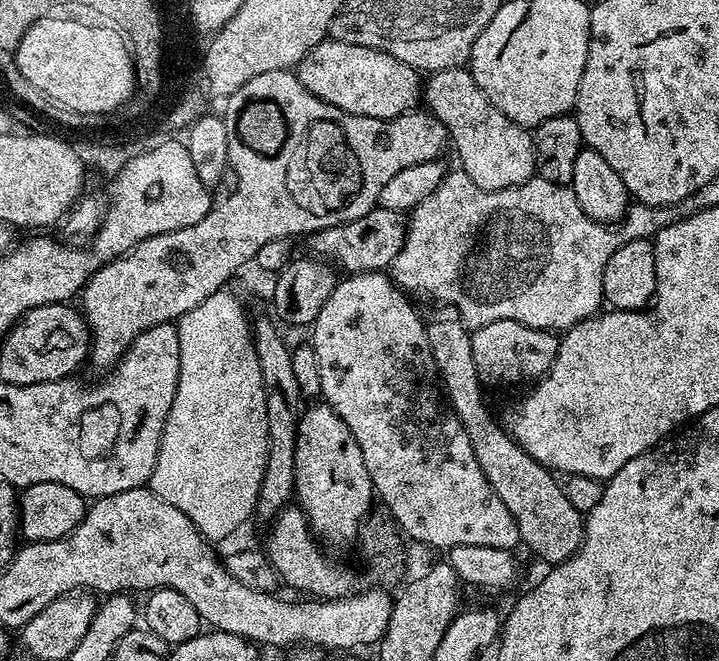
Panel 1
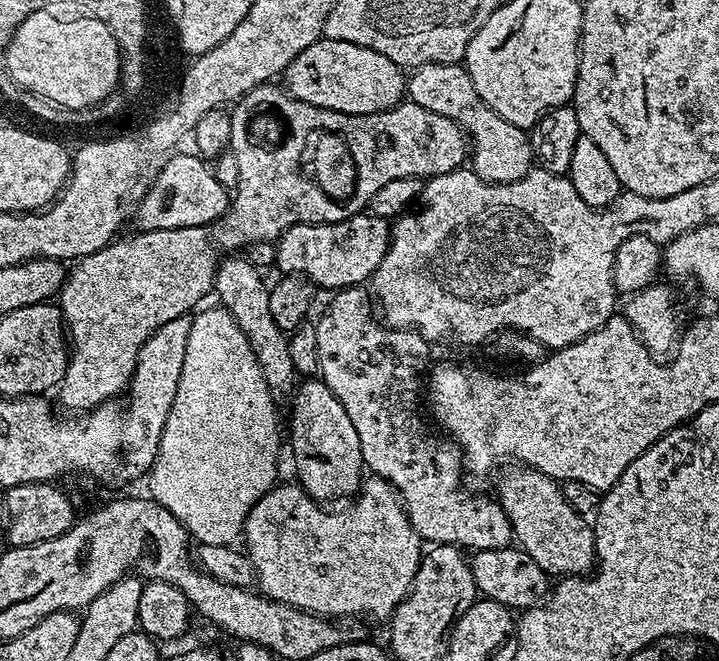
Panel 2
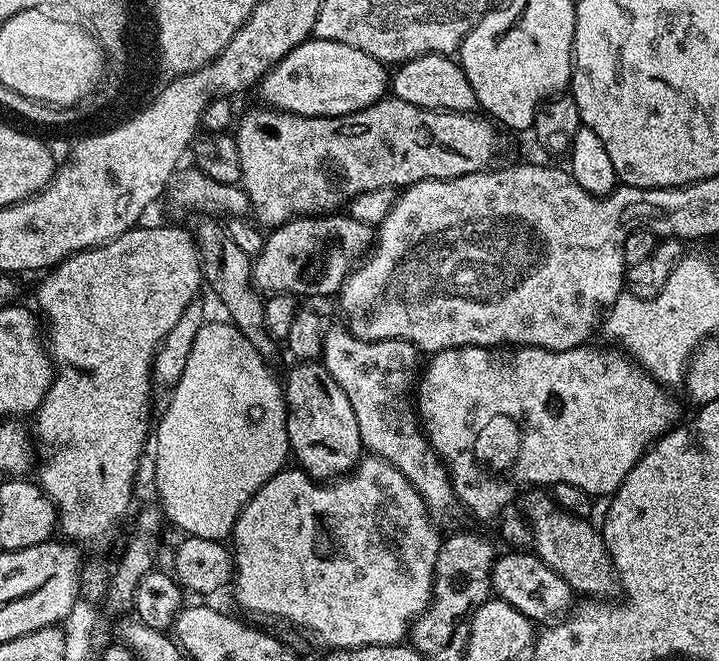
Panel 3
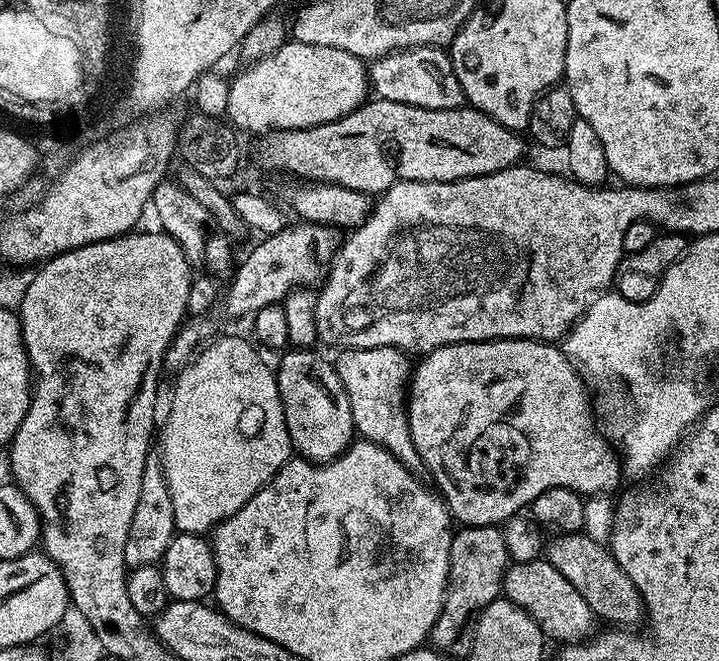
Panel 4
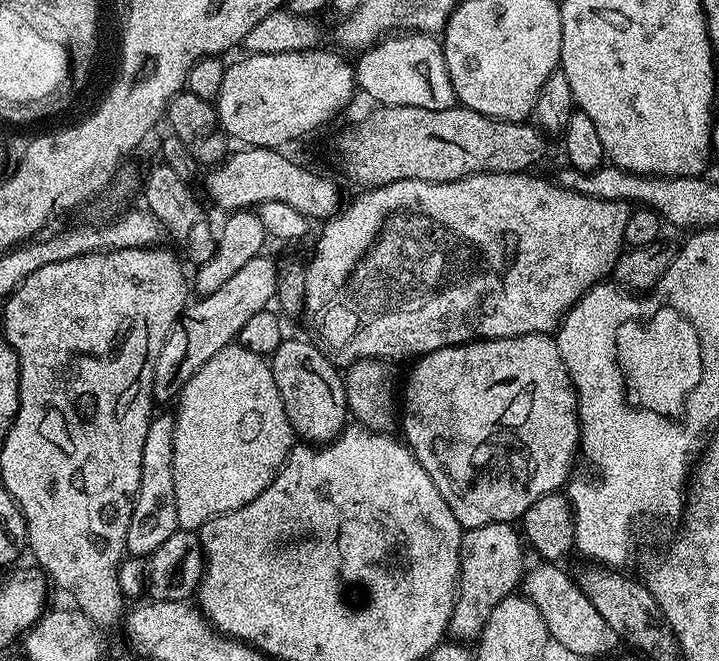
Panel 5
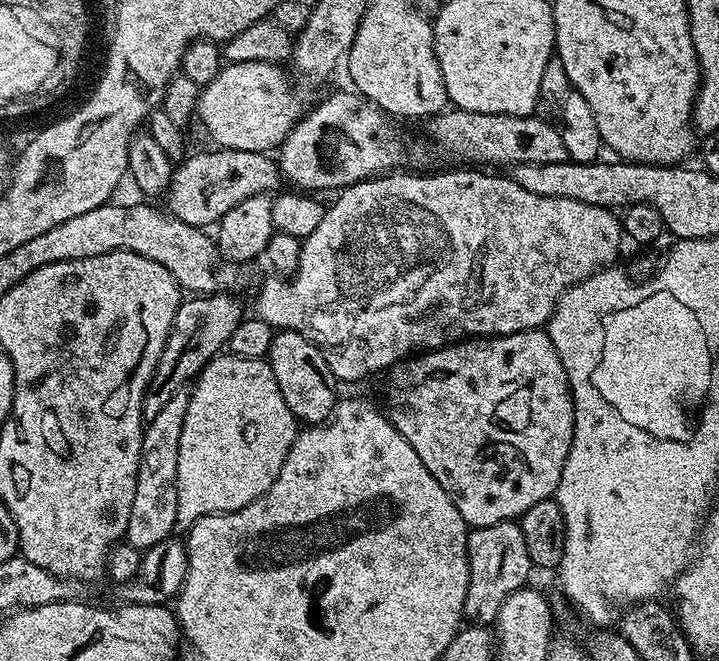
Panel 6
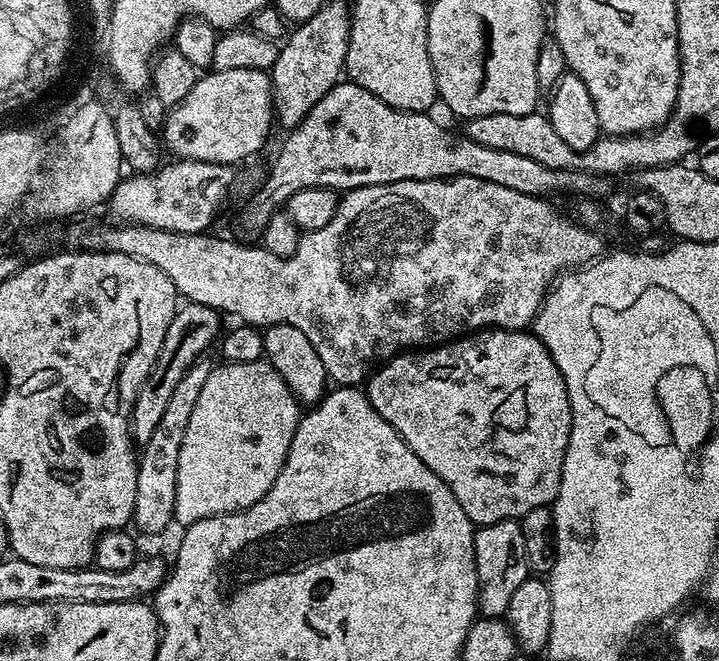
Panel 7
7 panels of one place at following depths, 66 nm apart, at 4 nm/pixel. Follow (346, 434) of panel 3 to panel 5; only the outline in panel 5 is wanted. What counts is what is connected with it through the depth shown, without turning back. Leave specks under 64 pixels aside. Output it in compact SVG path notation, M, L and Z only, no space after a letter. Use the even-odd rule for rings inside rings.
M285 338L278 350L272 352L270 363L293 433L301 441L319 446L335 440L344 431L350 413L341 369L328 361L311 339L308 340Z

